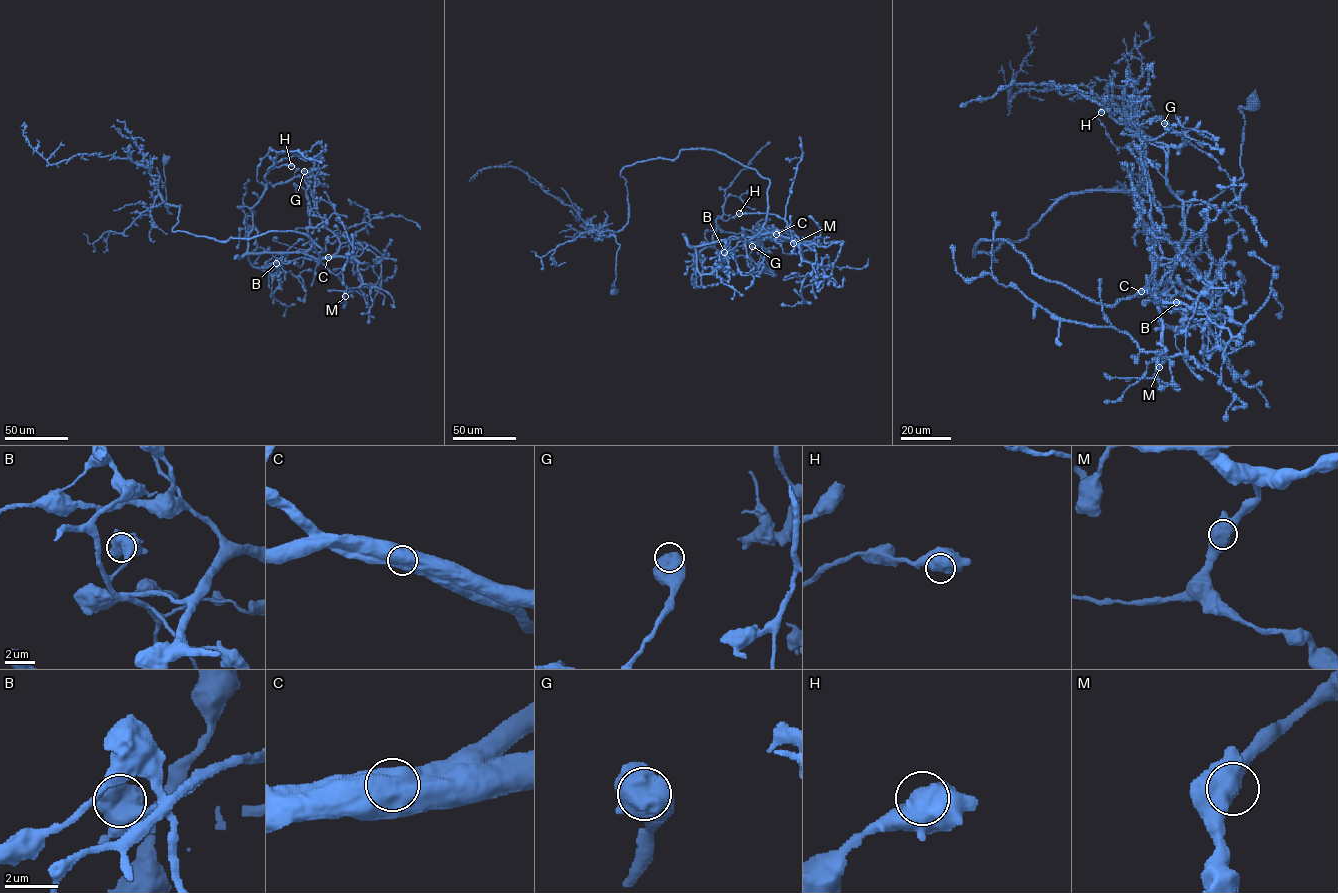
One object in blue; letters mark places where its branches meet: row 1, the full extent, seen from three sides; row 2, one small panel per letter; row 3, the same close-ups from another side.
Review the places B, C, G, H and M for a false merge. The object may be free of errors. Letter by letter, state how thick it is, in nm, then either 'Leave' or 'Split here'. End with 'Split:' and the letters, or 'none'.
B: Thickness 1050 nm. Leave
C: Thickness 1200 nm. Split here
G: Thickness 1200 nm. Leave
H: Thickness 1100 nm. Leave
M: Thickness 1050 nm. Leave
Split: C

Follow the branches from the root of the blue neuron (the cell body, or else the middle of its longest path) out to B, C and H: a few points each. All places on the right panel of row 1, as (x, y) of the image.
B: (1254, 101), (1243, 175), (1208, 202), (1069, 193), (995, 260), (975, 247), (1005, 240), (1096, 302), (1176, 302)
C: (1254, 101), (1243, 175), (1208, 202), (1069, 193), (995, 260), (975, 247), (1005, 240), (1096, 302), (1141, 291)
H: (1254, 101), (1208, 202), (1069, 193), (975, 247), (1115, 305), (1170, 278), (1183, 202), (1101, 112)

